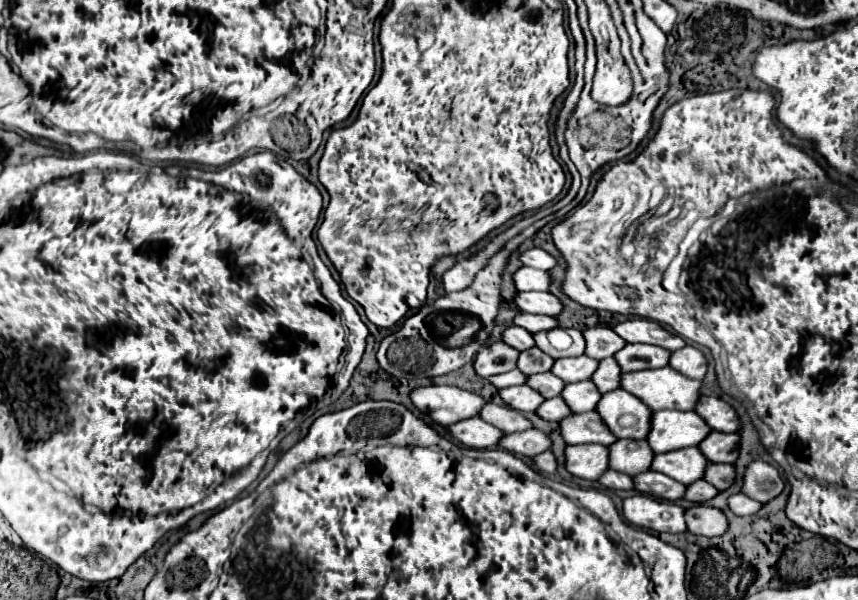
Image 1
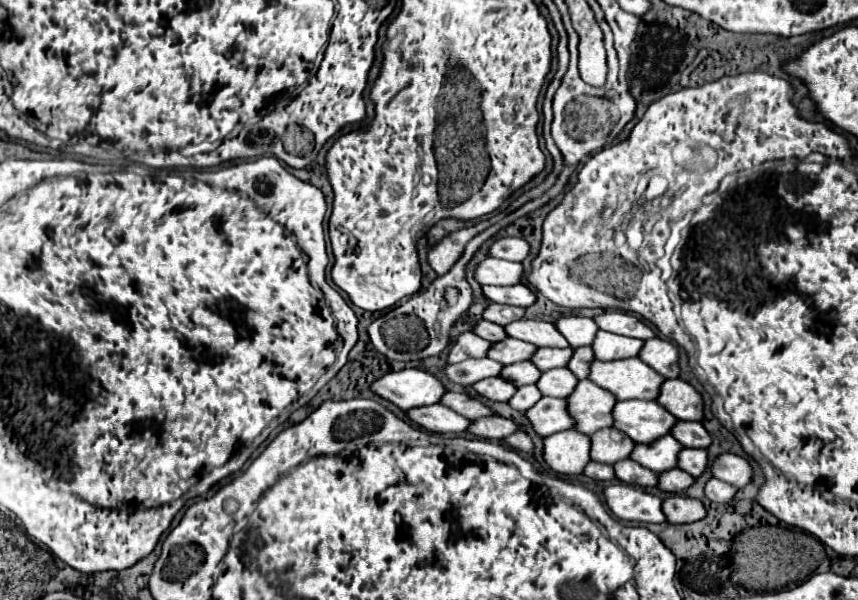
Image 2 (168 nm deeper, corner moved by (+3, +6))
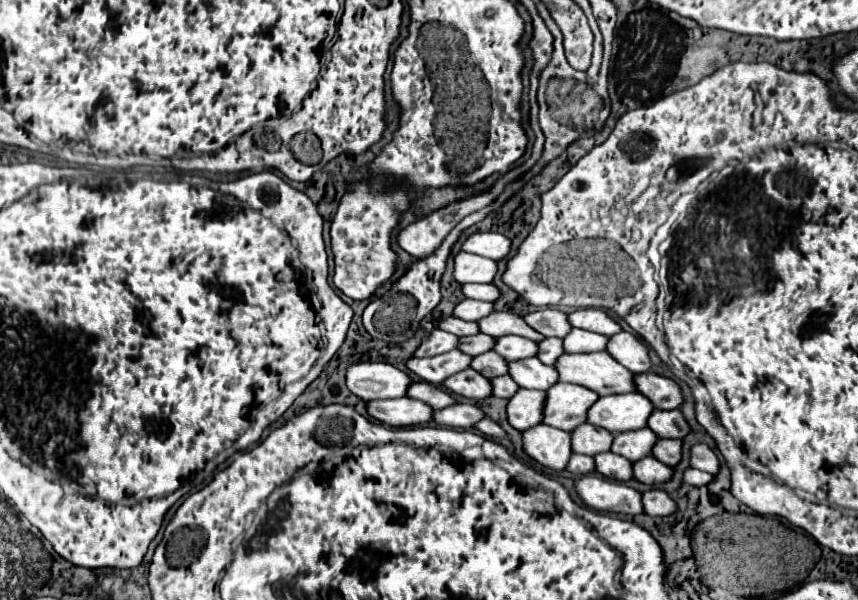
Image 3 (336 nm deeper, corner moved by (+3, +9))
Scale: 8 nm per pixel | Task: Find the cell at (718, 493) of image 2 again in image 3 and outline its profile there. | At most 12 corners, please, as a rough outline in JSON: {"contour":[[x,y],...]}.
{"contour":[[687,468],[683,482],[689,486],[703,486],[711,482],[711,474]]}

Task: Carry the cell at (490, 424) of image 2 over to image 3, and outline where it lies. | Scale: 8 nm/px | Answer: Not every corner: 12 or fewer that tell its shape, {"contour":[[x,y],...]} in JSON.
{"contour":[[473,404],[435,410],[431,422],[473,428],[485,418]]}

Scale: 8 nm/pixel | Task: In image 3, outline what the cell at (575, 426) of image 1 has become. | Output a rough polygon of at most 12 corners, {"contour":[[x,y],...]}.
{"contour":[[517,390],[507,404],[521,432],[541,424],[545,392]]}

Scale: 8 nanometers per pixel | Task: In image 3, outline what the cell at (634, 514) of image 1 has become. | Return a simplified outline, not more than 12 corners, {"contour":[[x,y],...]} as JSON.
{"contour":[[601,474],[575,492],[587,508],[641,514],[641,492]]}

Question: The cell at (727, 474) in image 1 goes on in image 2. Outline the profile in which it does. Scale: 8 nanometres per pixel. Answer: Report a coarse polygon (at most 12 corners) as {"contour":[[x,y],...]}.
{"contour":[[683,449],[679,469],[701,477],[709,465],[707,449]]}

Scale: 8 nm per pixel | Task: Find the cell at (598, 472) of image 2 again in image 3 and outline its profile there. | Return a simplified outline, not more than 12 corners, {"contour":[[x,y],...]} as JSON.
{"contour":[[573,454],[567,470],[573,474],[595,472],[593,458]]}

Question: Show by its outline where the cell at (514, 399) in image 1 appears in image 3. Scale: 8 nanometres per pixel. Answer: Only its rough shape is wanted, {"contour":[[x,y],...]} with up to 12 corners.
{"contour":[[471,368],[449,376],[443,386],[475,400],[491,394],[489,380]]}

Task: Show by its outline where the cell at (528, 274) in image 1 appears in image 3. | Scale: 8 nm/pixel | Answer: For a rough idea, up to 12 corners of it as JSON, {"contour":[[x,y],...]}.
{"contour":[[457,252],[453,278],[461,284],[491,282],[497,264]]}

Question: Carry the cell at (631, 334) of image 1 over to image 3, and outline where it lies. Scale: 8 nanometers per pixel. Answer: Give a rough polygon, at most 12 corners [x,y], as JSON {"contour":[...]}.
{"contour":[[599,308],[569,312],[573,328],[613,336],[621,326]]}

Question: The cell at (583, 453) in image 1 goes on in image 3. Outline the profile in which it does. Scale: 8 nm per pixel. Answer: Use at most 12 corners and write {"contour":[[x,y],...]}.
{"contour":[[537,424],[521,432],[523,452],[563,470],[571,436]]}

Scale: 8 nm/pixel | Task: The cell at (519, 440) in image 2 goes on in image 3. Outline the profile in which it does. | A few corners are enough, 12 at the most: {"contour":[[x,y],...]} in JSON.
{"contour":[[489,418],[475,424],[479,432],[487,436],[505,436],[497,422]]}

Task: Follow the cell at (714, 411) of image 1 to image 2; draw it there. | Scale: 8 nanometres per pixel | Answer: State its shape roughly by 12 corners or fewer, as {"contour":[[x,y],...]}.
{"contour":[[667,379],[657,399],[681,421],[703,421],[703,397]]}

